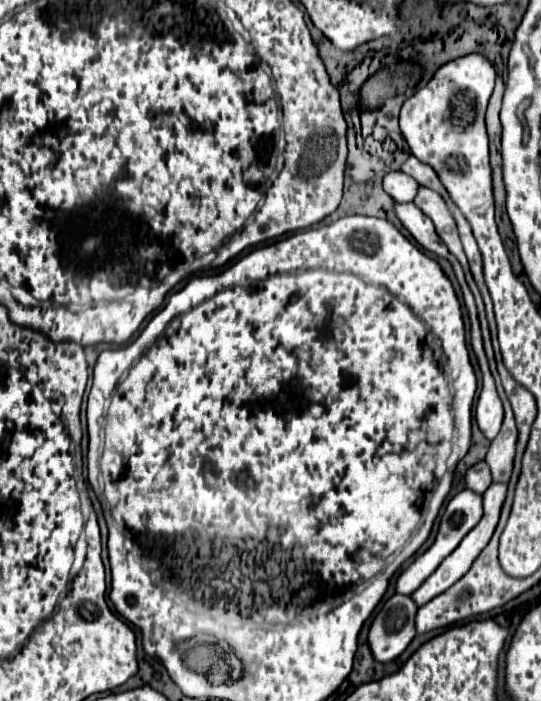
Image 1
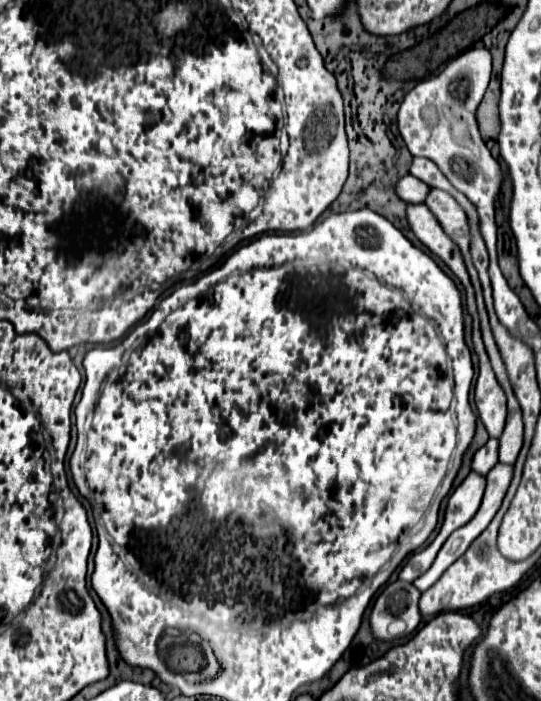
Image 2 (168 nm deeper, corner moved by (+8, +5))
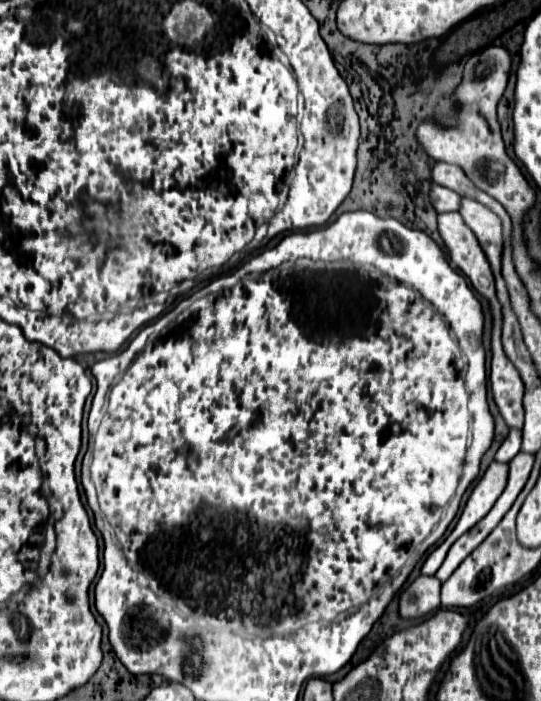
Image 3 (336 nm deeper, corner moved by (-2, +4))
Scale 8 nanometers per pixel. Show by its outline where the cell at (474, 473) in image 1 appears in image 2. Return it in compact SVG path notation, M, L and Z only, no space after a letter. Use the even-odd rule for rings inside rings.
M488 439L488 443L476 451L472 459L472 469L478 473L488 473L498 463L498 439Z

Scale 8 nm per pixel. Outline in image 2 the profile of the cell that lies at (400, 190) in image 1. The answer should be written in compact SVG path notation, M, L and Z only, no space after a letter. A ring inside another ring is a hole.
M406 175L398 181L396 185L396 193L406 201L406 203L424 203L428 193L430 193L430 187L426 183L422 183L420 179L412 177L412 175Z

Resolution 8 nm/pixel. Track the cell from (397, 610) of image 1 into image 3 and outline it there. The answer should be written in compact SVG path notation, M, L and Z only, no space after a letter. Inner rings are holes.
M418 576L406 590L400 592L400 618L422 618L440 608L440 582L434 576Z

